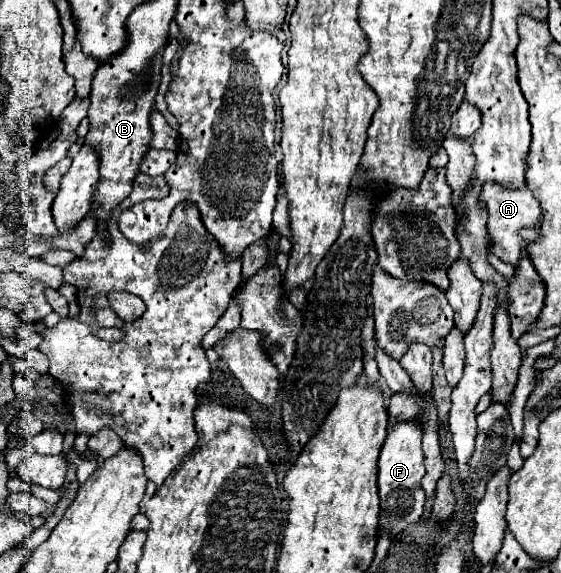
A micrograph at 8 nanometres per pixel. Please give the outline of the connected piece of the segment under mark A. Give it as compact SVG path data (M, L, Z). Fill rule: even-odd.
M483 183L481 189L481 203L487 209L487 233L491 237L491 253L497 255L501 261L511 263L513 267L517 267L519 257L523 255L525 249L525 241L517 235L519 229L523 227L535 227L541 219L541 207L539 201L533 197L529 187L523 189L503 189L503 185L491 185L491 183Z

